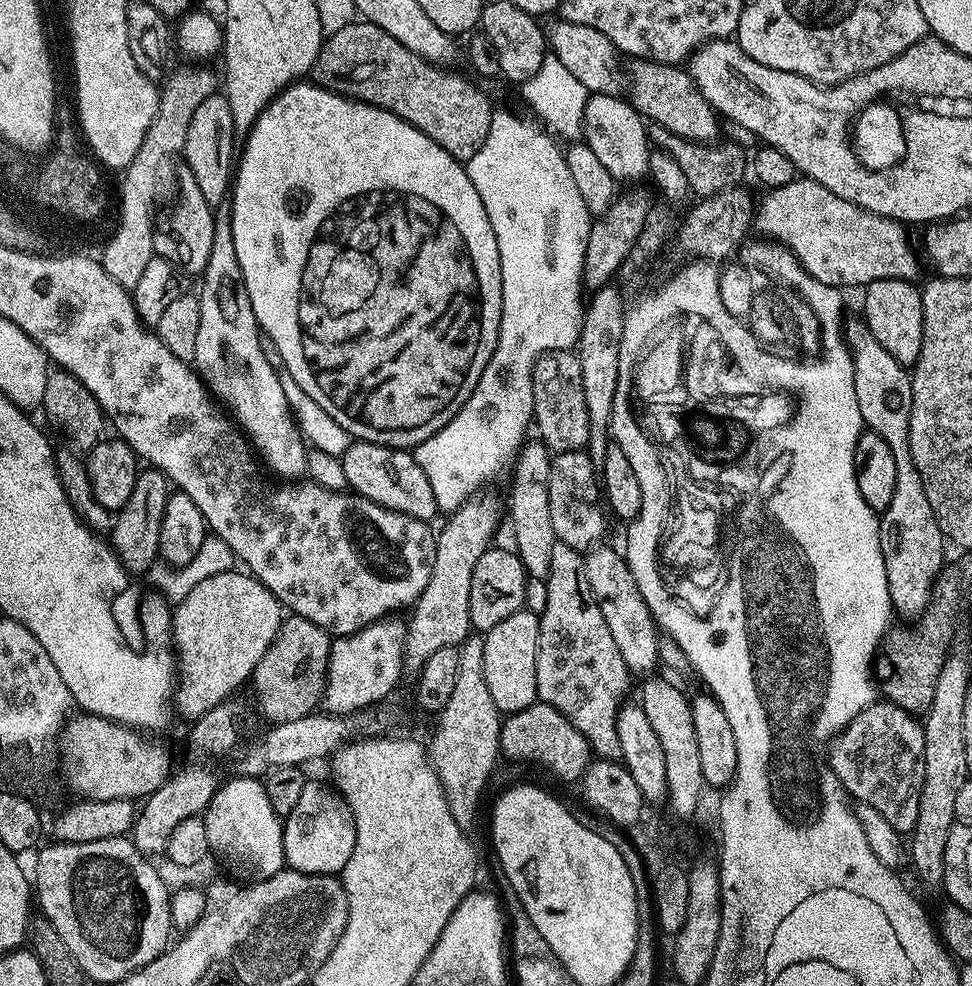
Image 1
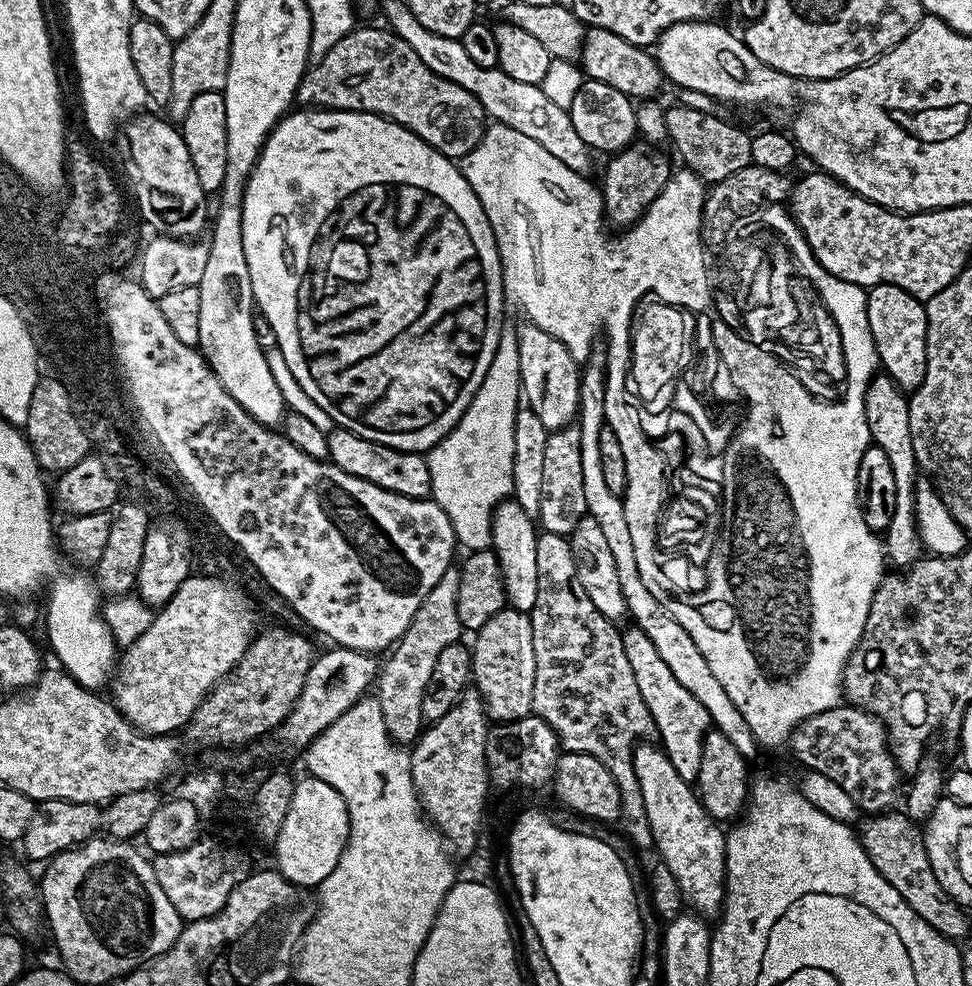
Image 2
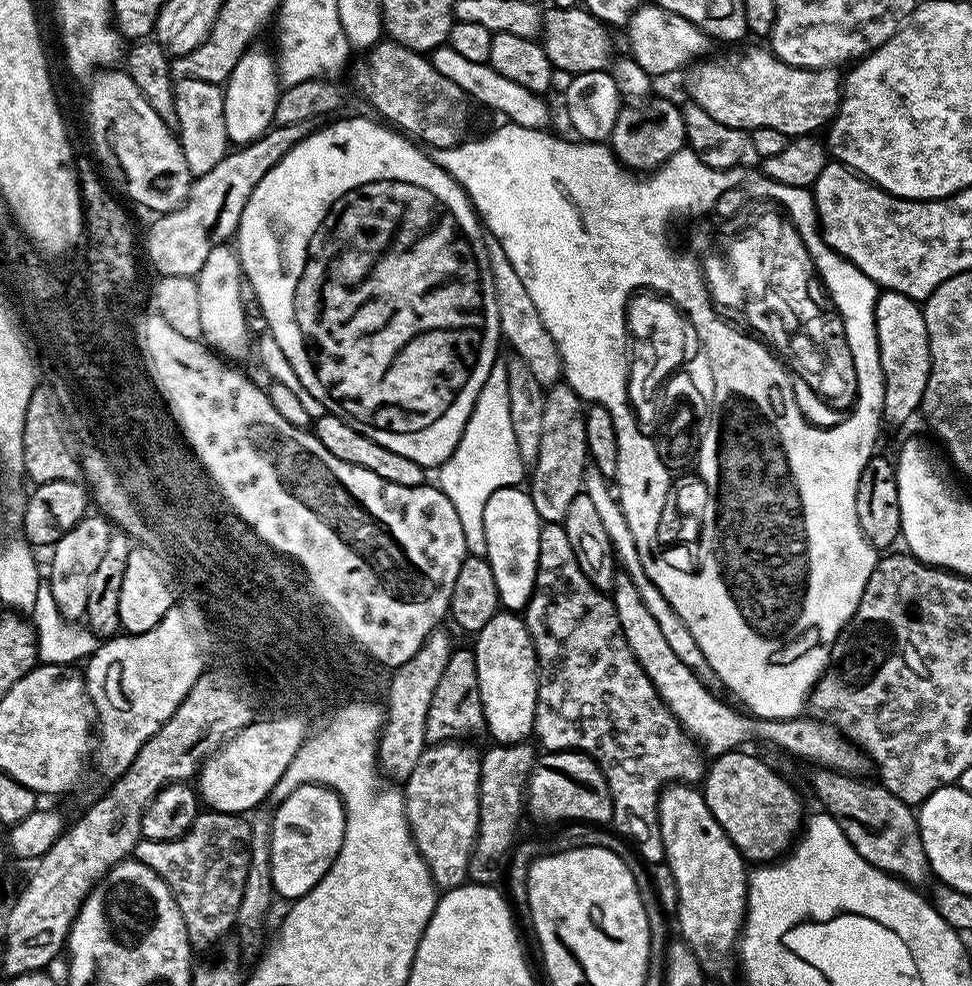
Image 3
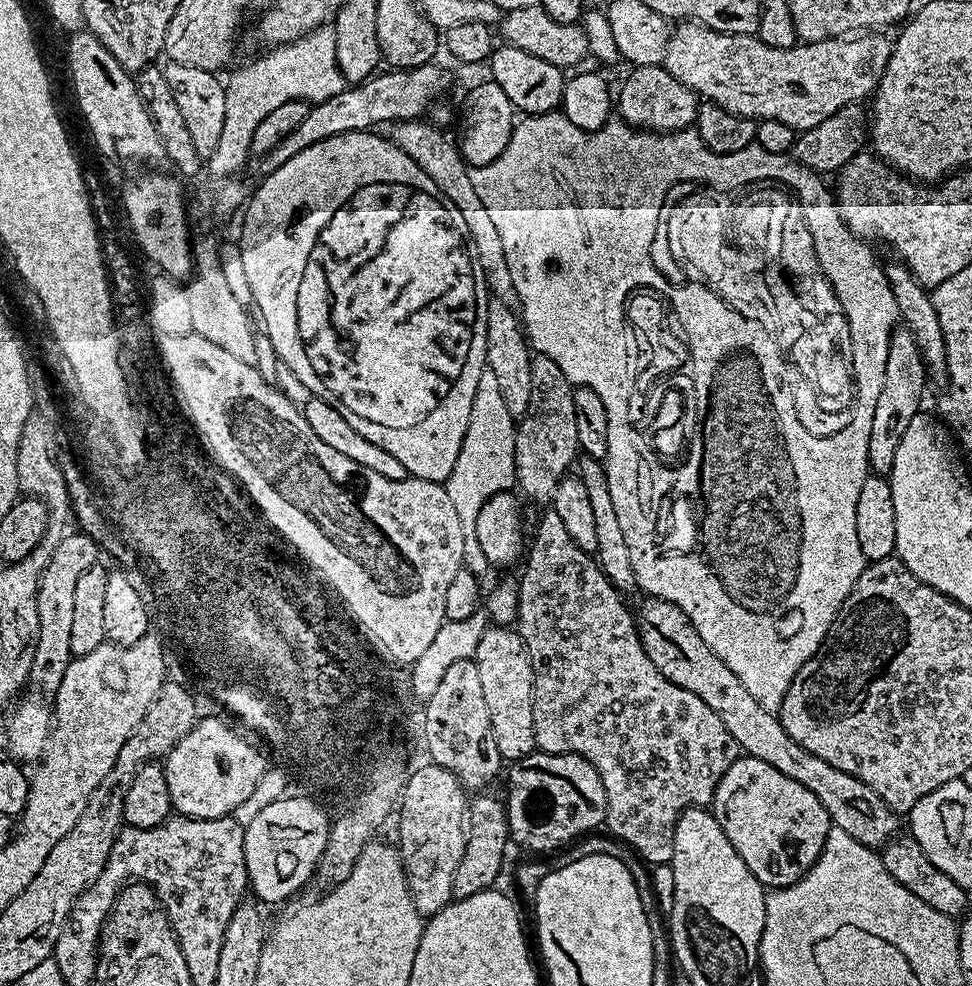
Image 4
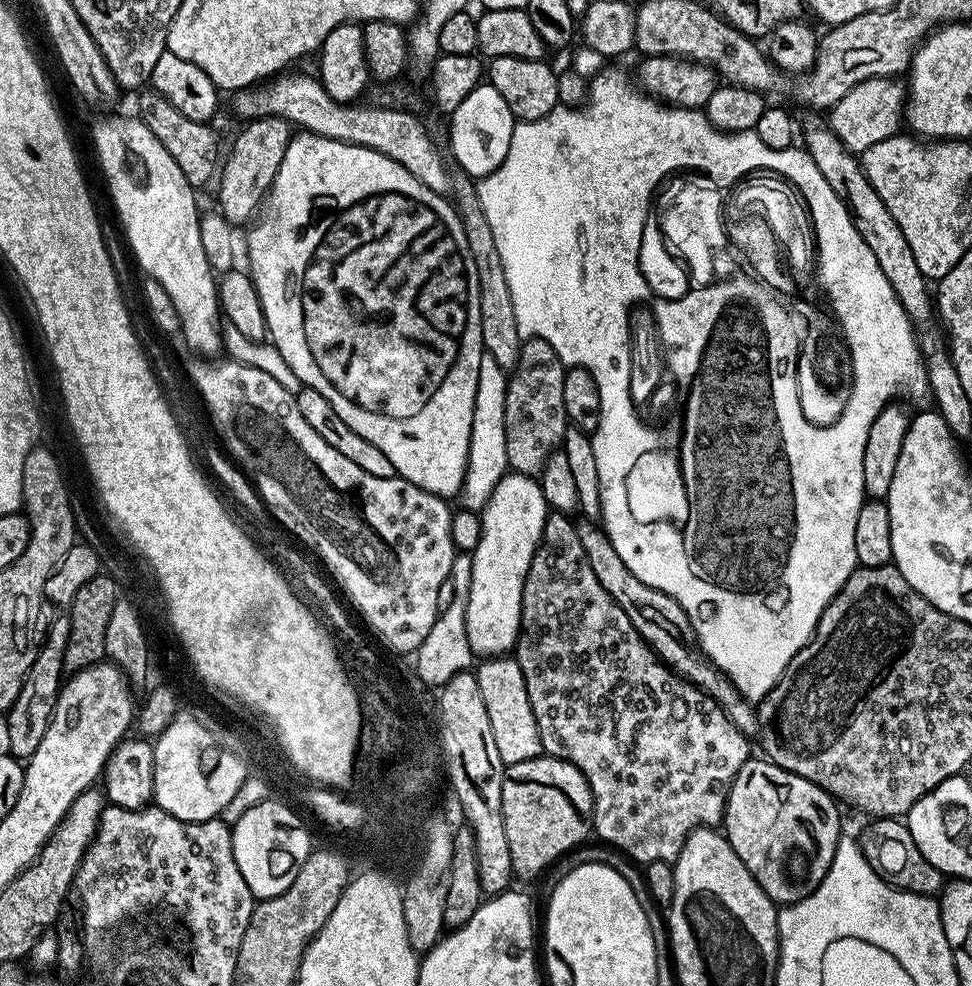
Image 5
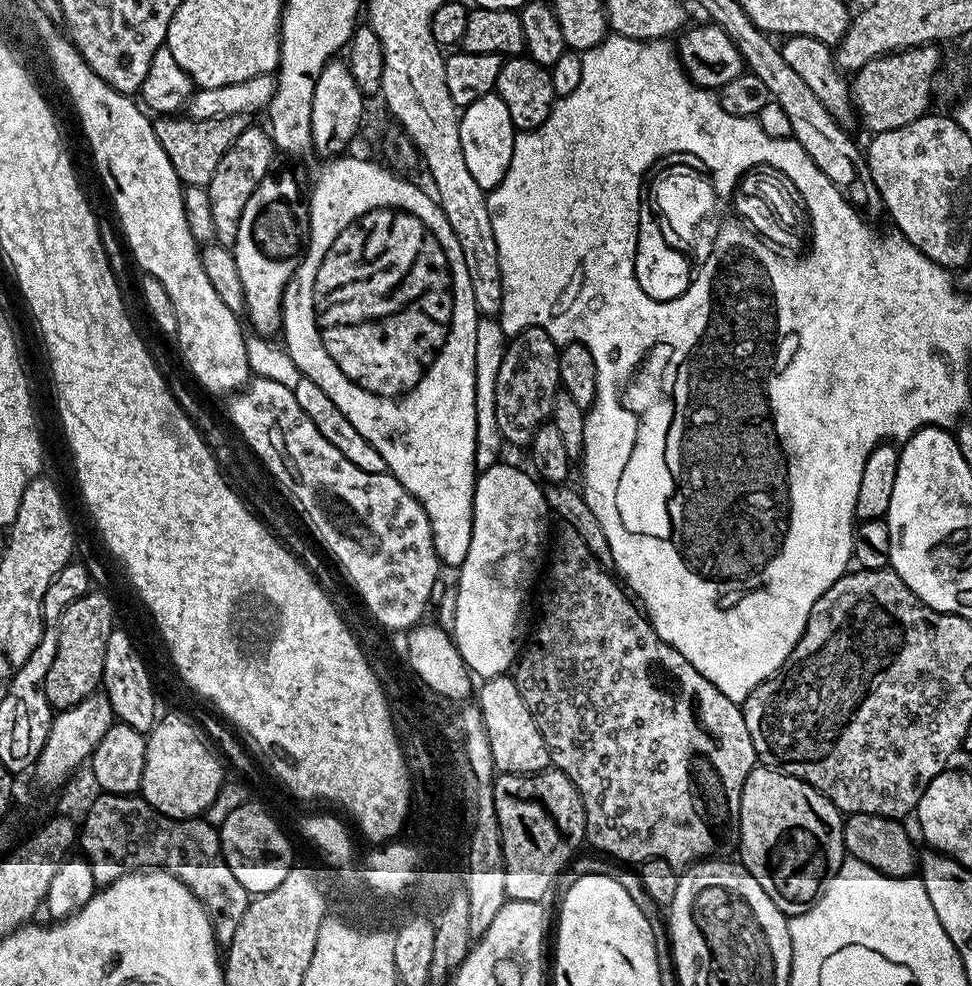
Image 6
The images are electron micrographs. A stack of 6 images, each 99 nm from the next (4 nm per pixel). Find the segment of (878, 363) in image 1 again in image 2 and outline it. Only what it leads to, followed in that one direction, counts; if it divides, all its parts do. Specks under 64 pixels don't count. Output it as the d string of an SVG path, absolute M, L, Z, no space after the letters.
M886 374L872 377L870 386L866 390L866 422L872 435L871 443L882 449L886 458L890 458L890 466L894 469L894 486L898 486L898 498L894 498L894 518L890 520L887 532L883 533L882 544L886 549L886 560L889 565L897 564L897 569L907 570L921 559L922 545L920 530L916 524L916 481L918 479L918 465L914 458L914 442L910 442L910 410L909 397Z

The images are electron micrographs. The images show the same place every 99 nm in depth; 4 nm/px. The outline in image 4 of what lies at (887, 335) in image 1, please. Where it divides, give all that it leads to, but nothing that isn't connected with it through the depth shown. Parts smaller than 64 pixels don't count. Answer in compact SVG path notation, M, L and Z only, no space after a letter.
M905 326L897 327L890 338L886 374L882 378L882 390L874 406L874 418L866 425L870 432L868 466L877 476L888 476L891 473L898 442L902 442L902 434L906 434L910 418L914 418L921 411L920 395L924 392L924 376L926 377L924 359L918 350L914 334Z

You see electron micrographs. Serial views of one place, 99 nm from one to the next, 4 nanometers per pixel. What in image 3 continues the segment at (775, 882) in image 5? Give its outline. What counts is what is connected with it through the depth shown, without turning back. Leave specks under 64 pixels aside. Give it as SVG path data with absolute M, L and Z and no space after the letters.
M748 750L723 752L707 765L702 781L704 801L706 806L710 806L710 814L714 814L718 826L722 826L722 830L745 861L775 862L793 847L794 841L801 835L806 811L804 812L803 806L800 805L799 794L770 765L763 764L758 757L744 751Z

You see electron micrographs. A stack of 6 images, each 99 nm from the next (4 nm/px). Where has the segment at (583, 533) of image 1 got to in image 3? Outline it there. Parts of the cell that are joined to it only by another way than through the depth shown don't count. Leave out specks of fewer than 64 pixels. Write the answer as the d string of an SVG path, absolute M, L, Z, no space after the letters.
M557 382L544 393L542 440L538 442L538 458L530 465L530 479L526 484L528 496L534 502L534 510L538 510L544 524L563 522L570 502L581 495L584 470L590 464L586 446L585 407L585 401L567 382Z

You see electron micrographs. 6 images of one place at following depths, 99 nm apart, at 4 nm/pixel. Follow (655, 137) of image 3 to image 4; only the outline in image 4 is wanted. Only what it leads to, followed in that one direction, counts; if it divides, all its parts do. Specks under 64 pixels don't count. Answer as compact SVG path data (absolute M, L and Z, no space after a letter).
M641 64L631 69L632 73L625 78L618 88L618 116L625 124L641 130L651 130L657 134L666 132L682 132L691 129L696 123L696 115L702 103L701 97L697 96L690 86L682 86L674 74L670 74L660 64Z

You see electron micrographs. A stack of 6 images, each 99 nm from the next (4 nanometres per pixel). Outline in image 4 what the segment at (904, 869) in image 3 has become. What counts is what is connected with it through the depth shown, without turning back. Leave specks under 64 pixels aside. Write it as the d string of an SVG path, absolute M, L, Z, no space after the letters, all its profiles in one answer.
M644 598L640 609L635 609L634 619L650 662L654 662L656 669L667 680L702 698L702 702L706 702L706 706L710 706L710 710L722 718L729 736L736 740L741 753L770 762L770 766L774 766L774 770L782 770L786 778L802 782L802 786L806 786L806 790L810 790L810 794L814 794L814 798L826 806L829 821L868 848L883 849L897 835L897 813L886 806L886 802L882 802L882 798L874 794L866 782L846 774L846 770L838 770L838 766L830 766L830 762L822 762L822 758L798 746L798 742L794 742L794 738L790 738L780 725L779 715L761 706L758 698L754 698L754 694L742 686L738 674L734 674L734 670L730 670L730 666L726 666L726 662L722 662L722 658L718 658L710 646L706 646L702 634L698 634L690 618L678 605L659 598Z

